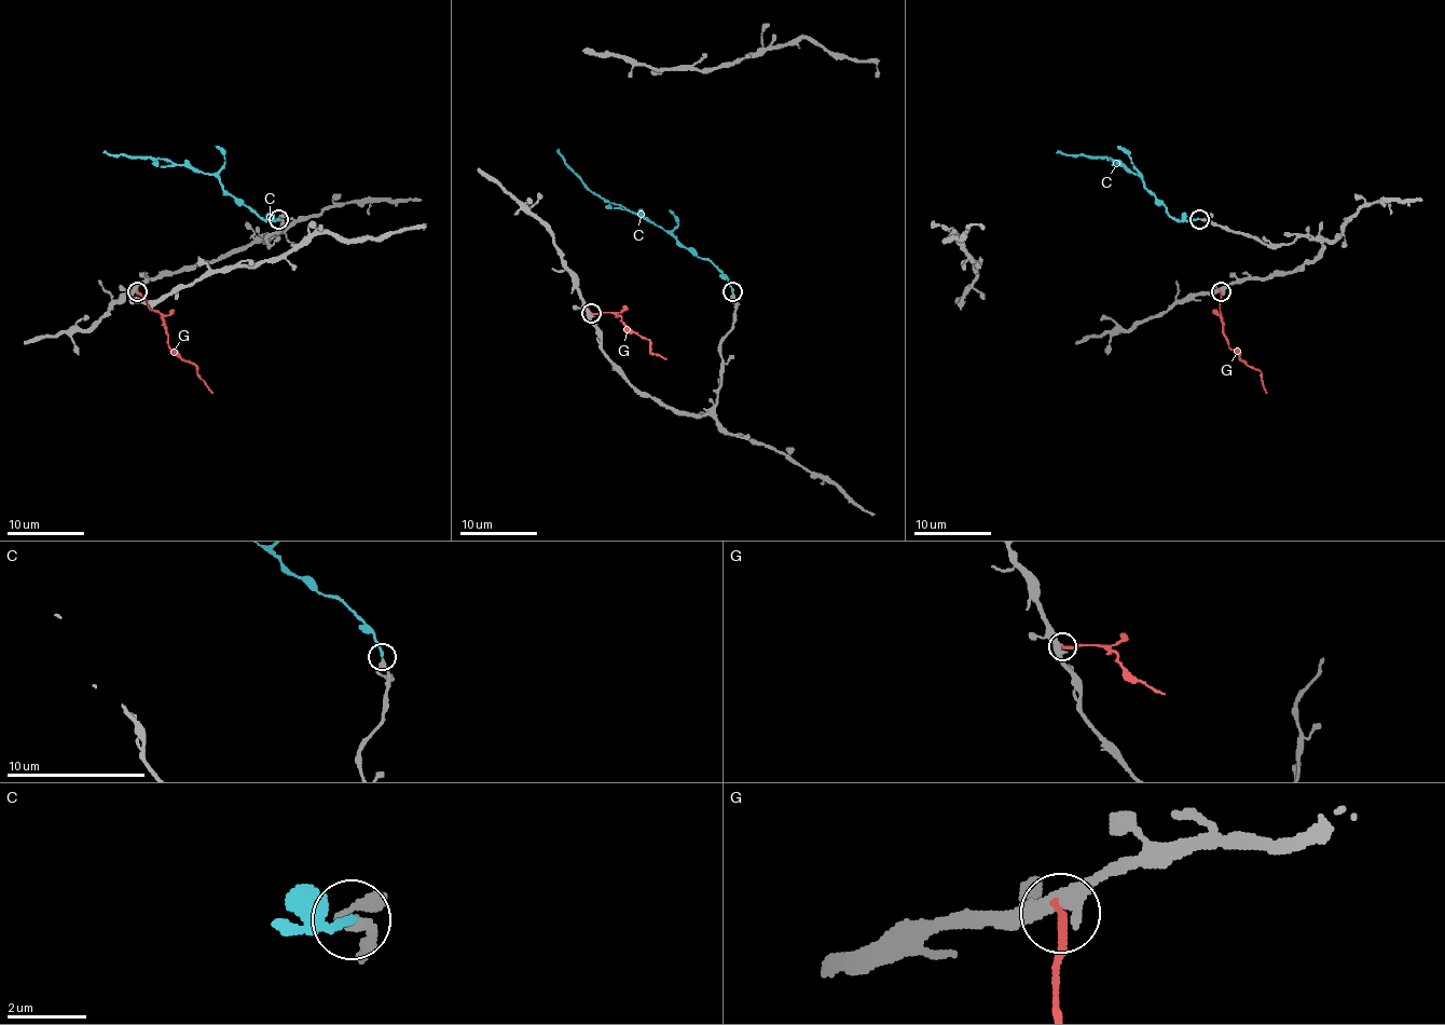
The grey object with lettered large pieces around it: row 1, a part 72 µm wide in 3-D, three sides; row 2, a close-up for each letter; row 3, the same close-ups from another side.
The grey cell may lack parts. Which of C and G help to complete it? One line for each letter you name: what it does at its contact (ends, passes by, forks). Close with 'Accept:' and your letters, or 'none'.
C: it ends
Accept: C

